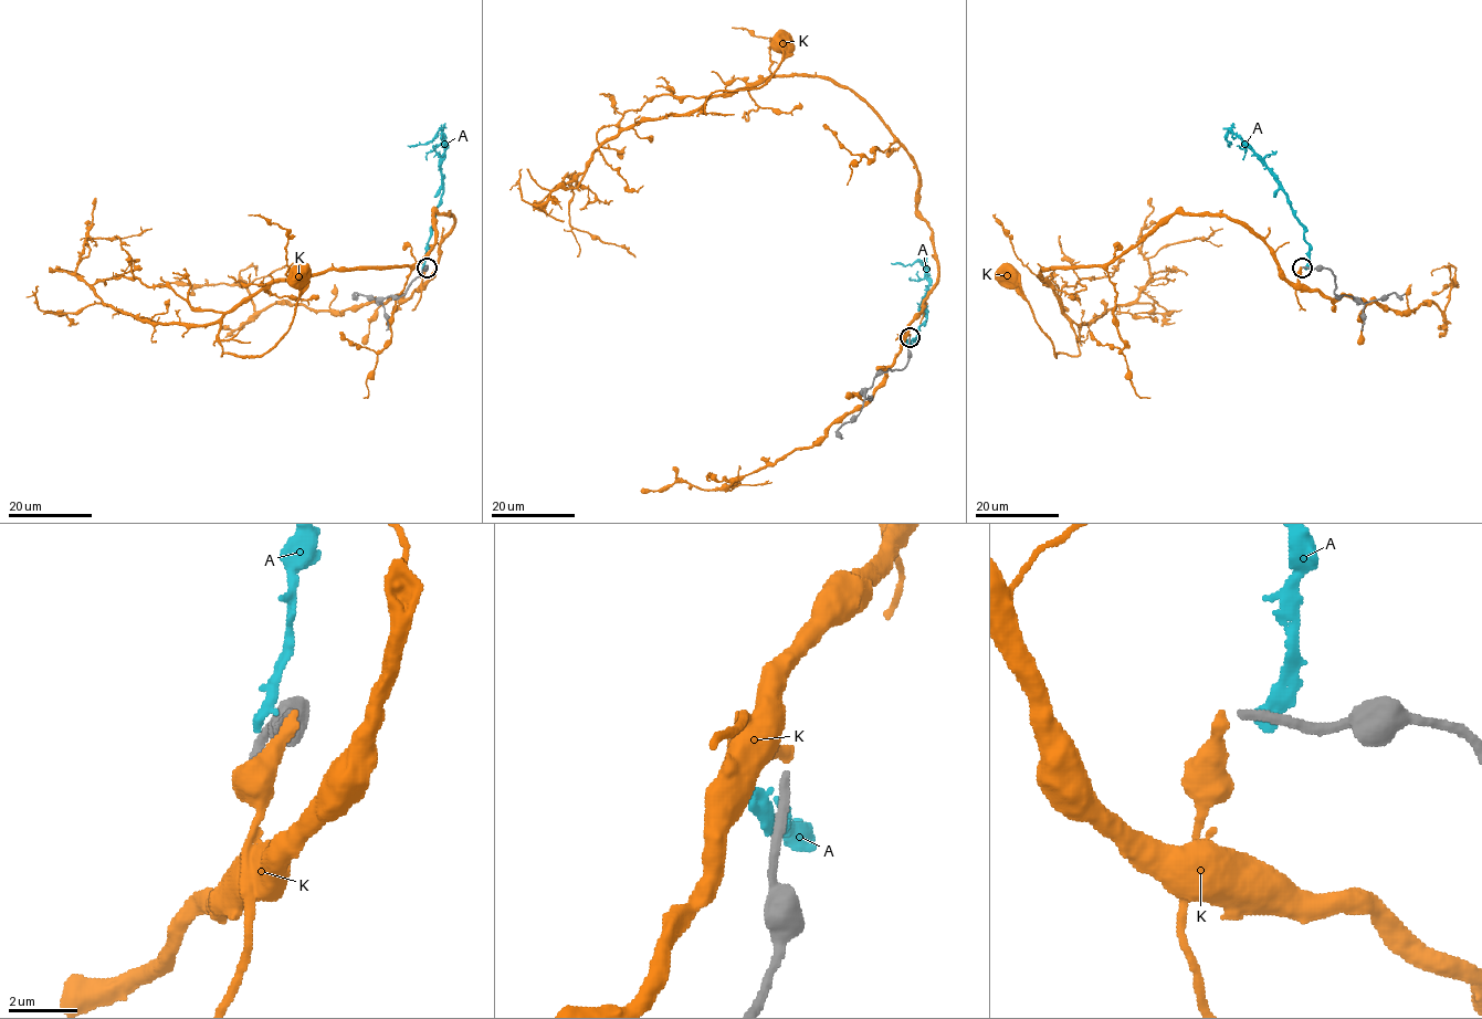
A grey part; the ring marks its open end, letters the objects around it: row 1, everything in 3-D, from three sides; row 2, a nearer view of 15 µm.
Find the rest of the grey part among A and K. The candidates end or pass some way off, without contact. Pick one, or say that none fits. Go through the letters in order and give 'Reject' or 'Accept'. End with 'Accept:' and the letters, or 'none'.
A: Reject
K: Reject
Accept: none

